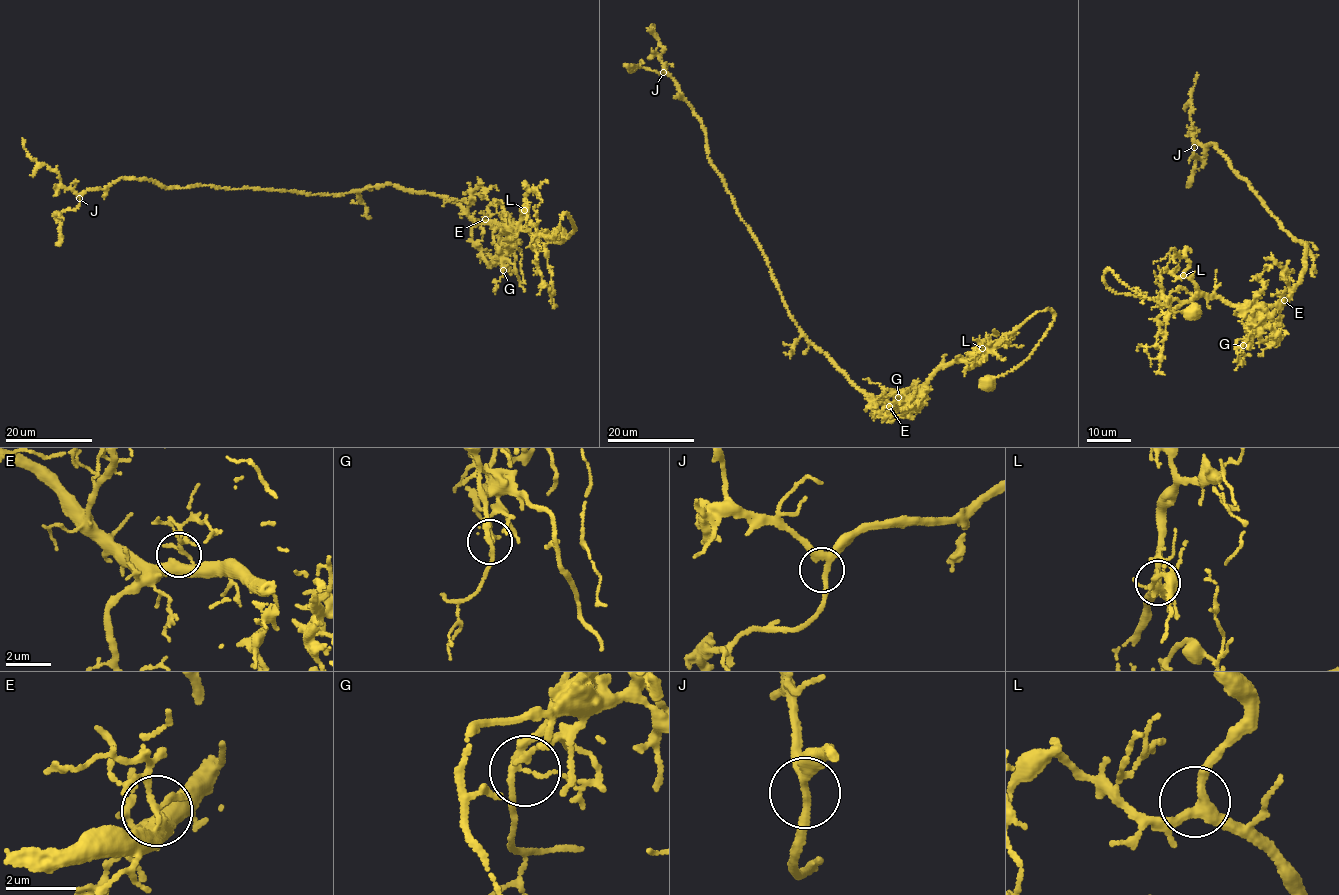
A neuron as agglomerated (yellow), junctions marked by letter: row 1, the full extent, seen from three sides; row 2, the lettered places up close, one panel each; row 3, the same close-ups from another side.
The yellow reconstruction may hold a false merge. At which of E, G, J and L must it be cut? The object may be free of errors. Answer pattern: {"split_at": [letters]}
{"split_at": ["G"]}

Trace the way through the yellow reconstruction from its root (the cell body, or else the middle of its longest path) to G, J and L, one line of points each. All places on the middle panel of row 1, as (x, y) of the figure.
G: (986, 382), (1029, 357), (1054, 312), (1038, 311), (982, 355), (944, 364), (910, 404), (899, 405), (898, 396)
J: (986, 382), (1029, 357), (1054, 312), (944, 364), (902, 406), (874, 402), (789, 314), (693, 108), (663, 72)
L: (986, 382), (1007, 373), (1029, 357), (1054, 312), (1038, 311), (982, 355), (962, 360), (982, 348)

